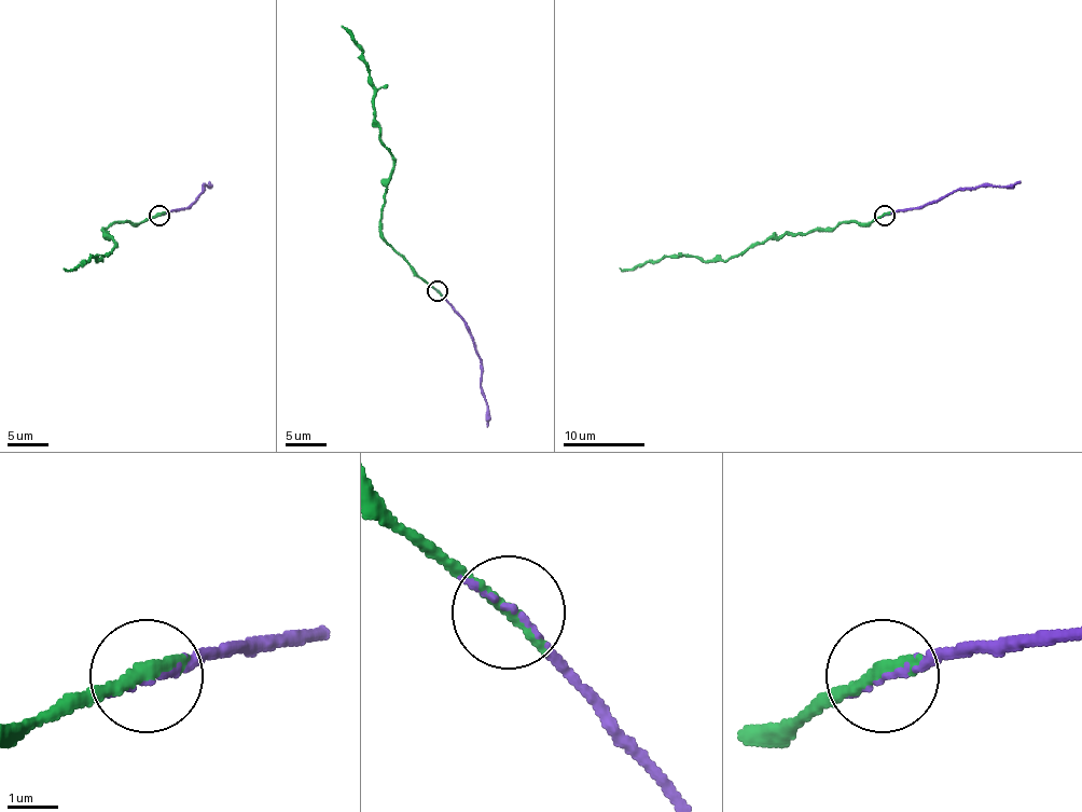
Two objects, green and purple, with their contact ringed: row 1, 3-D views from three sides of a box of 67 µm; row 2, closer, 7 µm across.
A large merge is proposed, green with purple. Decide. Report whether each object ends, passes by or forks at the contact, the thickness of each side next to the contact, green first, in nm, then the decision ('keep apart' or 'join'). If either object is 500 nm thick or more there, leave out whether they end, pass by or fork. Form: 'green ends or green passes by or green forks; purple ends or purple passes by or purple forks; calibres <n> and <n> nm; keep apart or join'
green ends; purple passes by; calibres 360 and 70 nm; join

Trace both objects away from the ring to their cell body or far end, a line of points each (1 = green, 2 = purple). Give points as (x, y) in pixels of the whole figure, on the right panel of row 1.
1: (884, 215), (870, 222), (838, 222), (831, 231), (749, 245), (726, 259), (678, 255), (619, 267)
2: (884, 217), (982, 186), (1014, 186), (1021, 181)

